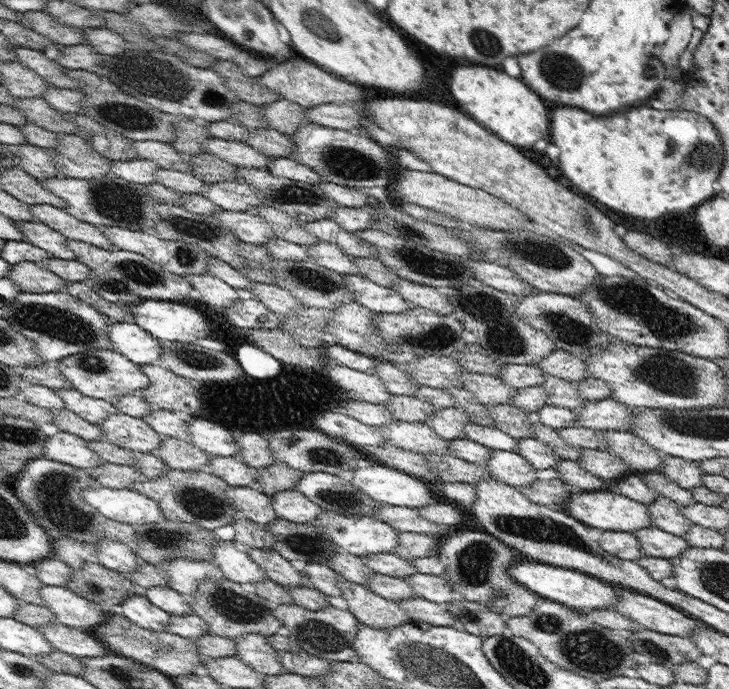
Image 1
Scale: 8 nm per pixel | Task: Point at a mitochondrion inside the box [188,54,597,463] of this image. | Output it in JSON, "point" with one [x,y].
{"point":[502,336]}

